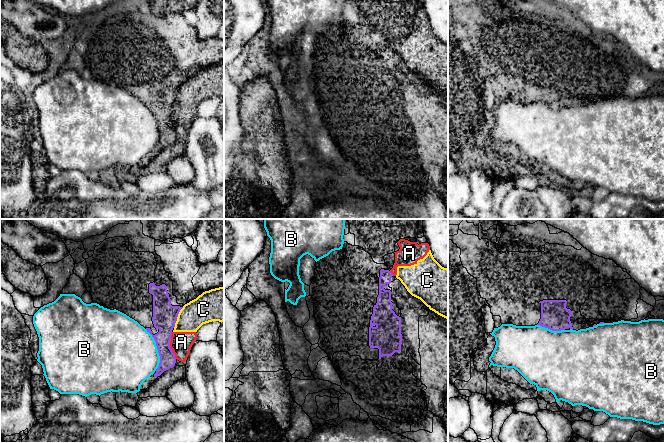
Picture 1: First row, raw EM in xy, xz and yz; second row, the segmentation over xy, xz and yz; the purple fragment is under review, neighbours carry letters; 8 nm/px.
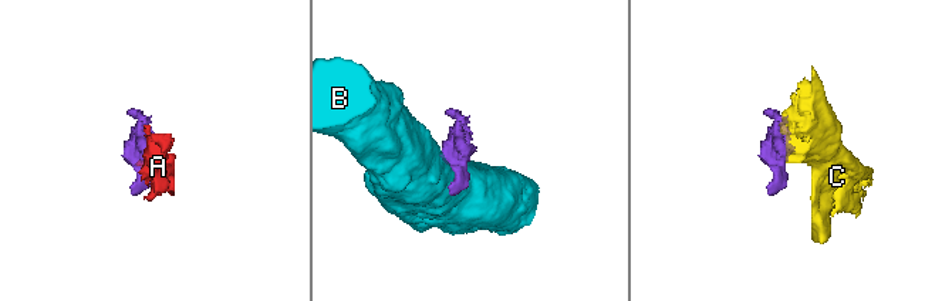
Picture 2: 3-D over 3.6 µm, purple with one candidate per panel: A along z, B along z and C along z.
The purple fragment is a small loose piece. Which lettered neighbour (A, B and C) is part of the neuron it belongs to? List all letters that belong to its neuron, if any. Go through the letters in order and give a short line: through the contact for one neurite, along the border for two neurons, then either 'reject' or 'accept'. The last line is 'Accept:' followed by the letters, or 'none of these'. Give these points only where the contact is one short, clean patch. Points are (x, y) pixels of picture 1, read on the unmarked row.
A: reject
B: reject
C: reject
Accept: none of these

